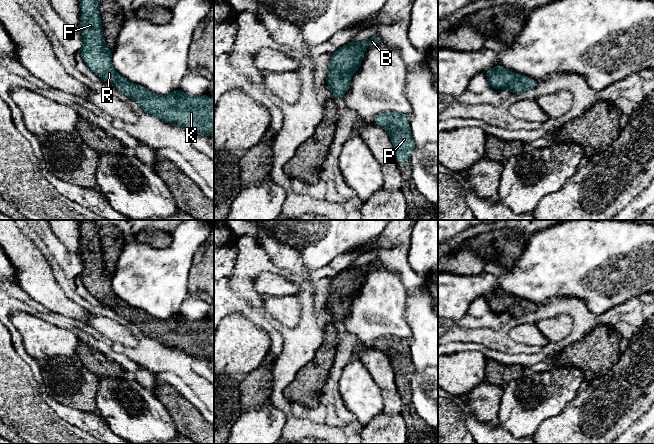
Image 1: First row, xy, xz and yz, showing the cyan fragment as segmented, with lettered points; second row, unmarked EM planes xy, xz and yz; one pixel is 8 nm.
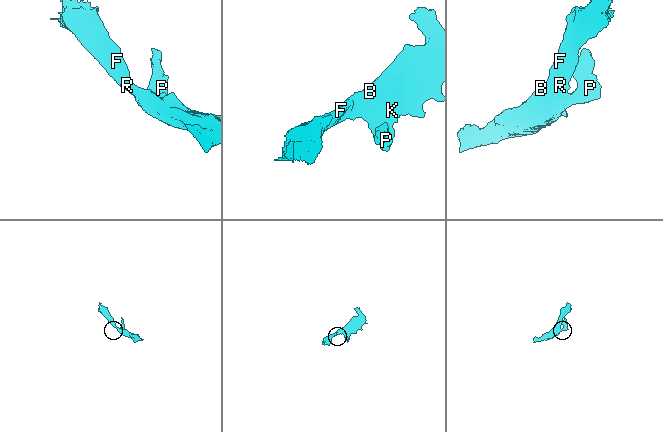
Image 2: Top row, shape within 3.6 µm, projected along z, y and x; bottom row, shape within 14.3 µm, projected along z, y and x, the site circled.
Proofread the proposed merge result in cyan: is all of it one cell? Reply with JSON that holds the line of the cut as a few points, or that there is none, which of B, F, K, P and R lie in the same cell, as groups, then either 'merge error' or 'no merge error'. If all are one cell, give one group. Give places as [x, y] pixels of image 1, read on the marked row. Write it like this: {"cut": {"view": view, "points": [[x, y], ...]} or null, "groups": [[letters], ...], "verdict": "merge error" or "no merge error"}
{"cut": null, "groups": [["B", "F", "K", "P", "R"]], "verdict": "no merge error"}

